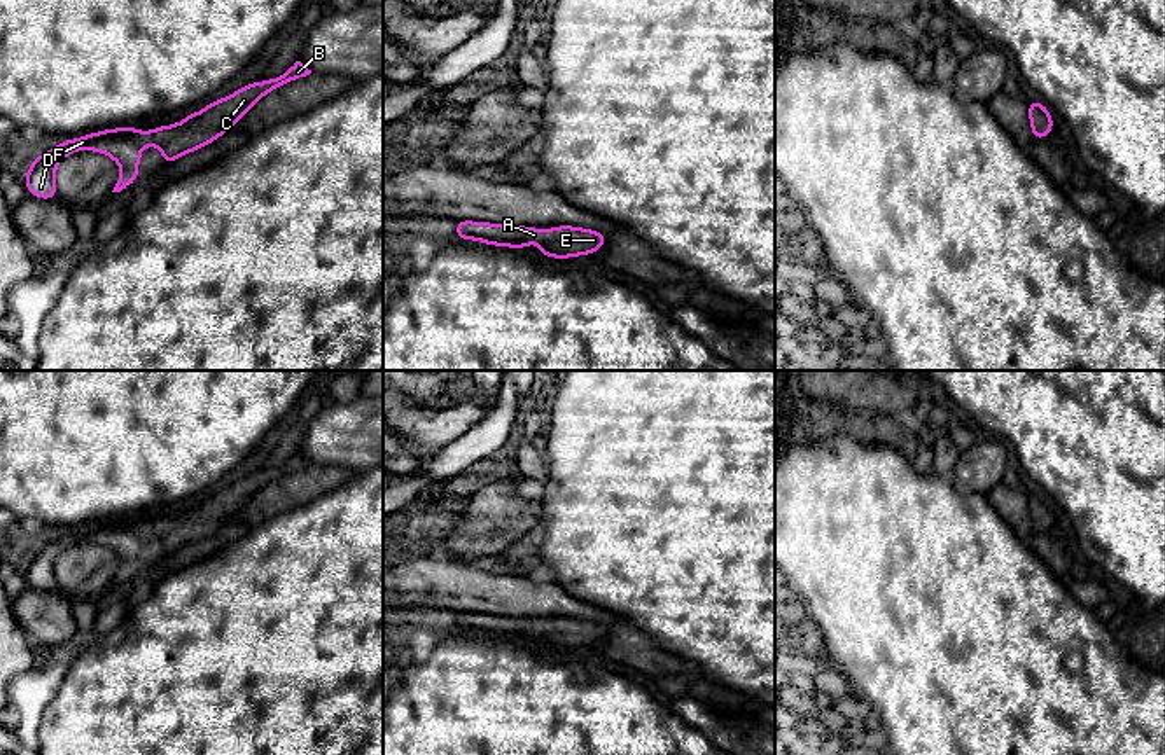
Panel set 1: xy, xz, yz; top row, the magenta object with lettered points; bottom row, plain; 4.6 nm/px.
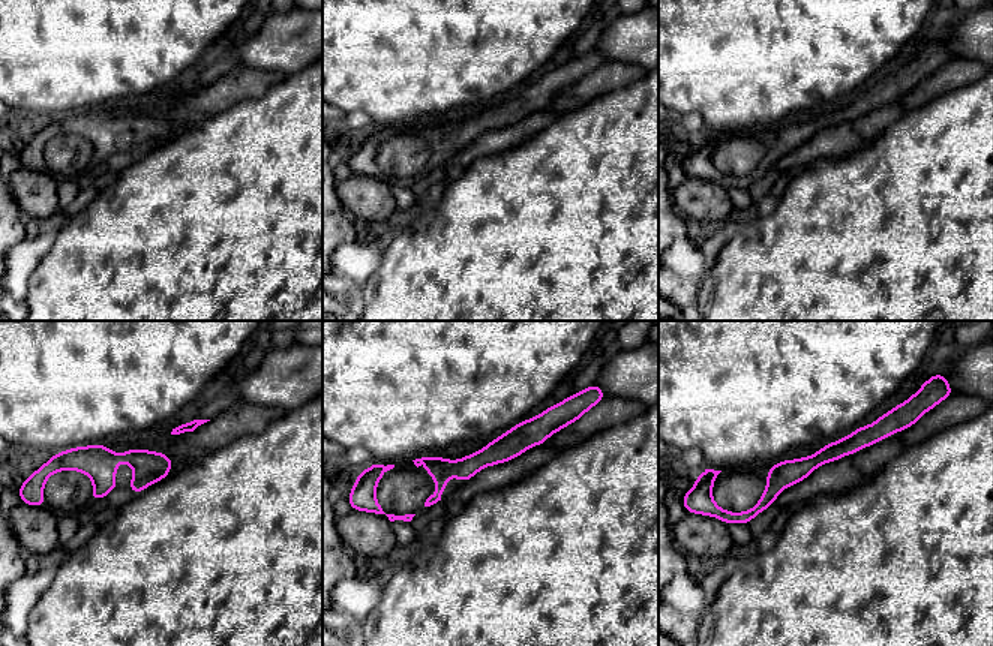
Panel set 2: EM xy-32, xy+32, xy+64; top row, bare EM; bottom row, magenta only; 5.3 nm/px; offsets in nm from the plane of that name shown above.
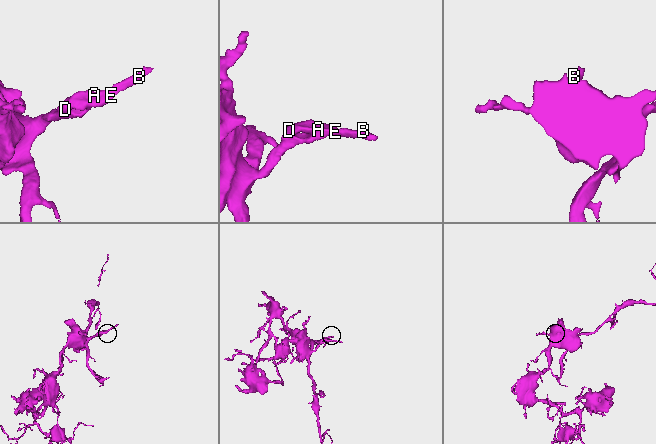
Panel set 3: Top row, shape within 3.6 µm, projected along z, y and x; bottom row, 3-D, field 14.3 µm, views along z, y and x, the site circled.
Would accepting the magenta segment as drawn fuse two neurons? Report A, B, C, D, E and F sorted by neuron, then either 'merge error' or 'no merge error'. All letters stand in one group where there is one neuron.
groups A B C D E F; no merge error

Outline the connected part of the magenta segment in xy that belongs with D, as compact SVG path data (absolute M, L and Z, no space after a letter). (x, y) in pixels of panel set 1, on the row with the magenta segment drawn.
M296 61L282 77L250 82L226 98L206 103L198 114L189 112L178 124L157 126L152 131L136 131L135 126L124 126L63 140L30 163L23 178L28 196L58 199L56 168L66 156L79 150L94 150L112 157L121 168L121 177L112 192L121 192L140 177L138 163L145 145L157 147L163 154L163 166L168 166L180 156L220 138L268 93L310 73L311 70Z

